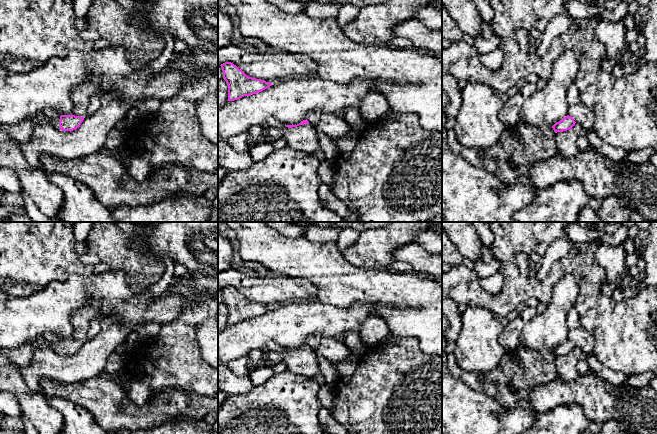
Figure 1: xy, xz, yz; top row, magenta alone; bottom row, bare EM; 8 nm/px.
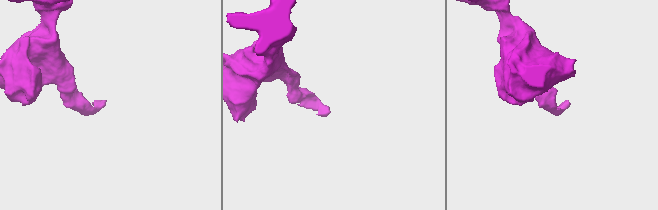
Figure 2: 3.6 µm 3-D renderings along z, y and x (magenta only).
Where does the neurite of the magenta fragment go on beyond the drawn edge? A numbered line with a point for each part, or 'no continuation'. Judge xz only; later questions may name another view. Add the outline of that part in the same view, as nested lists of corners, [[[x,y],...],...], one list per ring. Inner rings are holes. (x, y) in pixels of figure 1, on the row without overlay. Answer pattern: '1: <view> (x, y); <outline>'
1: xz (304, 362); [[[310,347],[292,352],[288,352],[284,348],[280,354],[283,357],[282,362],[292,373],[314,377],[320,371],[319,358]]]

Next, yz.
1: yz (581, 338); [[[573,307],[568,312],[568,339],[571,340],[576,347],[579,347],[584,355],[592,354],[595,347],[594,336],[587,331],[580,323],[580,316]]]

